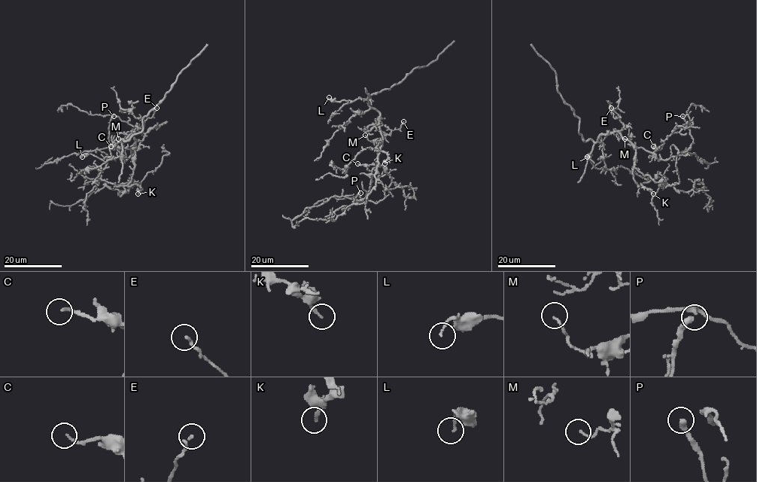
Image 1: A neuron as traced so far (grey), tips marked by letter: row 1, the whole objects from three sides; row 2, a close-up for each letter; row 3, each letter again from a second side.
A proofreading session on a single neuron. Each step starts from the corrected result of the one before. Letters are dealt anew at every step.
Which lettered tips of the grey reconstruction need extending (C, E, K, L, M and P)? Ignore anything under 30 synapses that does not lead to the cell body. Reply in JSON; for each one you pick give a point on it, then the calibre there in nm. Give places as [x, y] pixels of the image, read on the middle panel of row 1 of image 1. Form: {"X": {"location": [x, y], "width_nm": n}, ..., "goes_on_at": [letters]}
{"goes_on_at": []}

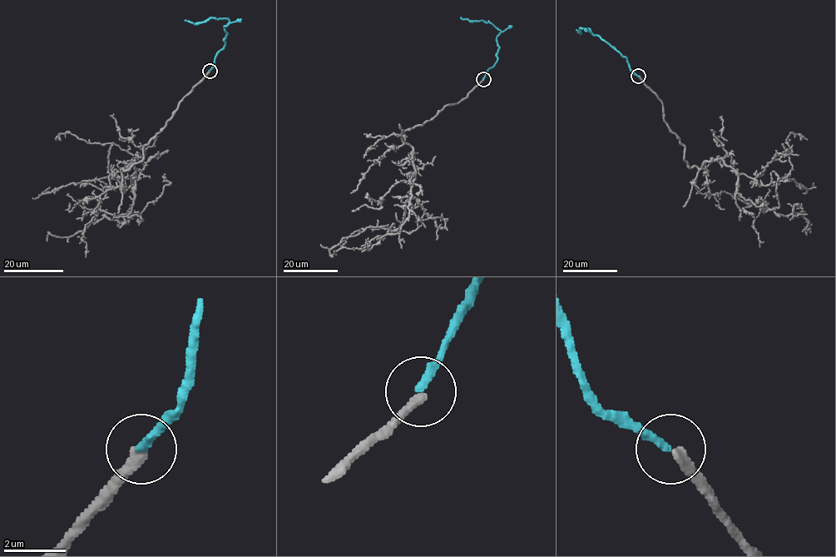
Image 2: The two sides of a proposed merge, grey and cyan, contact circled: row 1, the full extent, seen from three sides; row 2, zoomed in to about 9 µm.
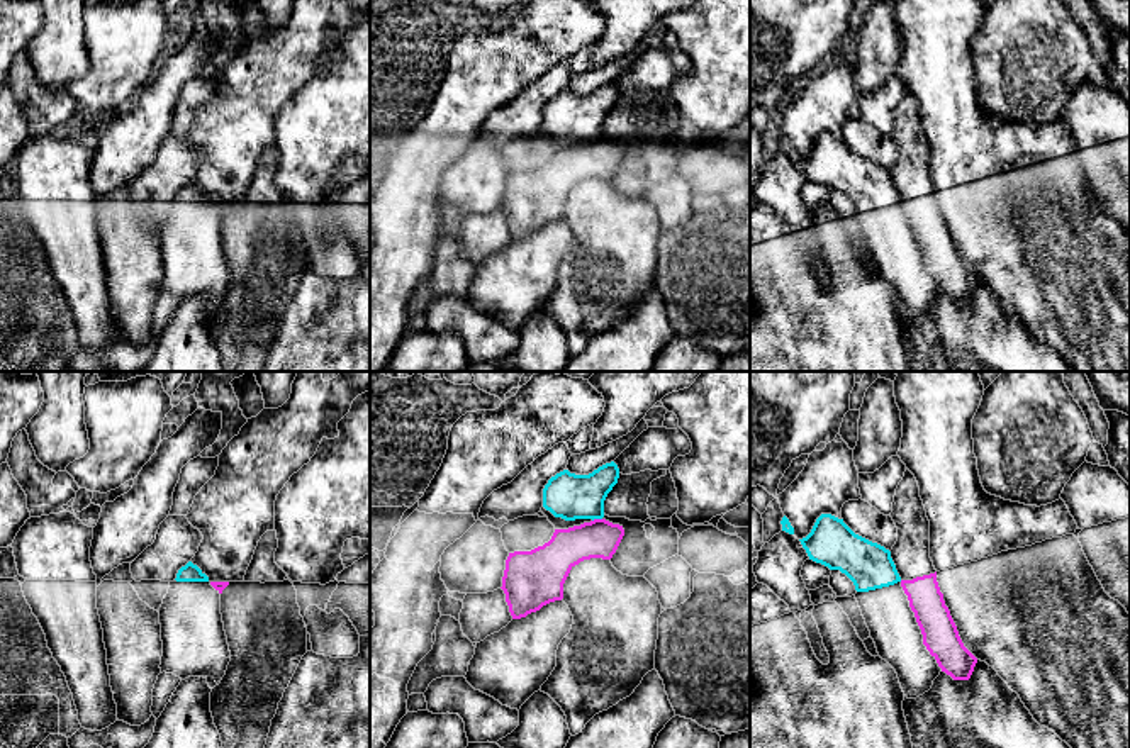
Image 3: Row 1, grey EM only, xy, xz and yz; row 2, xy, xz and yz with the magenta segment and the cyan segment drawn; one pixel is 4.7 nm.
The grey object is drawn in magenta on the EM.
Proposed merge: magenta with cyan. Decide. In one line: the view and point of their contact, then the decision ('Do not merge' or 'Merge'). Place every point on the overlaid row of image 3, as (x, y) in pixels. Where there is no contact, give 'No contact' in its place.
Touches magenta at xz (596, 519). Do not merge

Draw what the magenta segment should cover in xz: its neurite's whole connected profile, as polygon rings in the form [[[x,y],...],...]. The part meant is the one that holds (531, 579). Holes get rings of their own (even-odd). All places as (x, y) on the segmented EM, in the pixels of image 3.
[[[594,519],[568,529],[555,529],[548,543],[531,551],[509,553],[501,589],[512,619],[562,600],[570,570],[584,560],[611,560],[623,536],[623,526]]]

